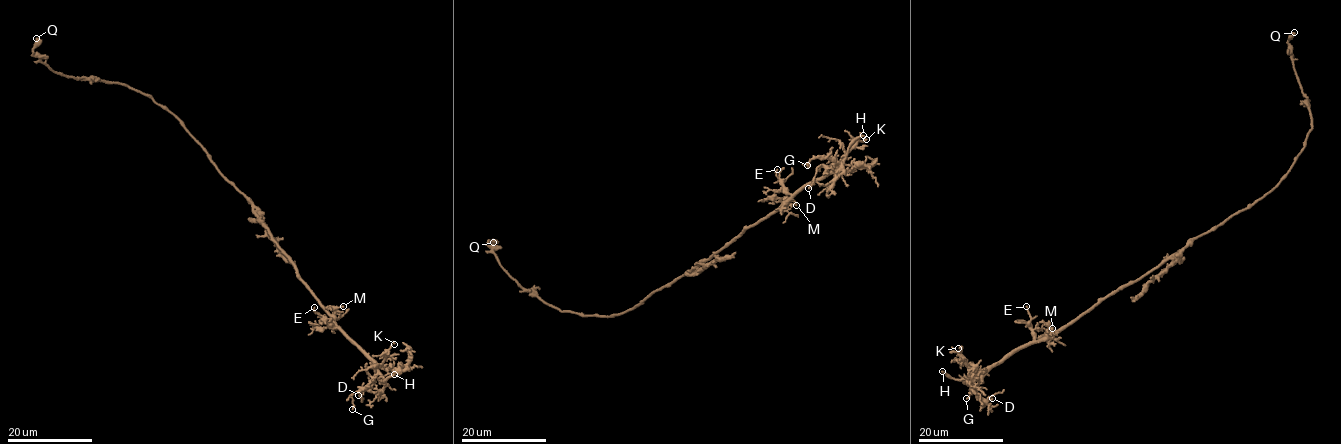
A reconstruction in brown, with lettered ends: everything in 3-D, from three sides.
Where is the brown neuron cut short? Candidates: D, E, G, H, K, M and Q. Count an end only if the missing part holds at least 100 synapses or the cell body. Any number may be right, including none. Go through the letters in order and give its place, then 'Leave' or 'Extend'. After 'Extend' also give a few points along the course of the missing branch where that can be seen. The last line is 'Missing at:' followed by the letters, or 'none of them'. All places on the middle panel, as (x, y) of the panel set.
D: Place: (808, 188). Leave
E: Place: (777, 169). Leave
G: Place: (807, 165). Leave
H: Place: (863, 135). Extend. Course of what is missing: (863, 135), (887, 132), (891, 126), (876, 101), (874, 85), (862, 77), (859, 81)
K: Place: (866, 139). Leave
M: Place: (796, 205). Leave
Q: Place: (493, 242). Leave
Missing at: H

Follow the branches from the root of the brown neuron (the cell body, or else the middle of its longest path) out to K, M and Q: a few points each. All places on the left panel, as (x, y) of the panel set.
K: (248, 198), (301, 279), (334, 323), (377, 366), (383, 363), (385, 354), (394, 344)
M: (248, 198), (268, 232), (326, 309), (332, 315), (343, 306)
Q: (248, 198), (225, 179), (172, 113), (149, 97), (122, 84), (77, 78), (52, 70), (33, 51), (36, 38)

